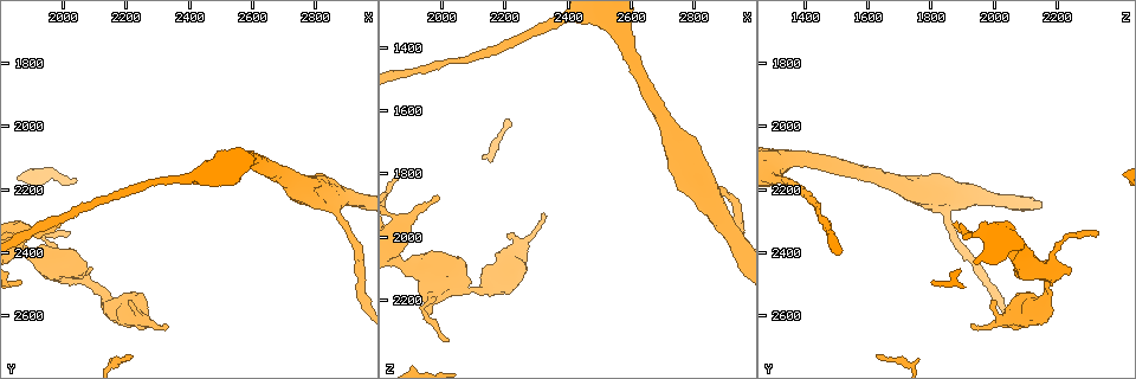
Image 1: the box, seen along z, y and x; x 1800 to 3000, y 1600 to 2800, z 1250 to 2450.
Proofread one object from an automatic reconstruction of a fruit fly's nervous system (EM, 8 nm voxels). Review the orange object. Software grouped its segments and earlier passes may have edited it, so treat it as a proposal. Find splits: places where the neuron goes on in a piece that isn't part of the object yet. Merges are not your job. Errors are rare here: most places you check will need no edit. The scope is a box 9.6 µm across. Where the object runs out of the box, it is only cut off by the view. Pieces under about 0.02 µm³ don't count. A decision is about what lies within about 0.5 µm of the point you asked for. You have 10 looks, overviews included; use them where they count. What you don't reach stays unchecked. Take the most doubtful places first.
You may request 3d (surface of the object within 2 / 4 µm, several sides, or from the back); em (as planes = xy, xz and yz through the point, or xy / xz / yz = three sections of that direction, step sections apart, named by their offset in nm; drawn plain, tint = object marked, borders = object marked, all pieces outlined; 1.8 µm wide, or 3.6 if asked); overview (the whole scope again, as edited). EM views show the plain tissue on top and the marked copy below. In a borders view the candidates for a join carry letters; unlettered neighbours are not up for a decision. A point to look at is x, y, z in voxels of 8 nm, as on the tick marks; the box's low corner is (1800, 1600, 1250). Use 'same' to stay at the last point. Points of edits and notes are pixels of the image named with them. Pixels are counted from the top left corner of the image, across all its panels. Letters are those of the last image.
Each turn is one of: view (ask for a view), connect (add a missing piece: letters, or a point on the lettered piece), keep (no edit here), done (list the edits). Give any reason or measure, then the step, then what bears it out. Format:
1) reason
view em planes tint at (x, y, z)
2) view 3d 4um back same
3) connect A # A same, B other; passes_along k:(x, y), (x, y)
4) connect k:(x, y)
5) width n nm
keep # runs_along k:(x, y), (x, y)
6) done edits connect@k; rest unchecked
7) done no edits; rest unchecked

tapers out
view em planes borders at (2310, 2630, 1930)

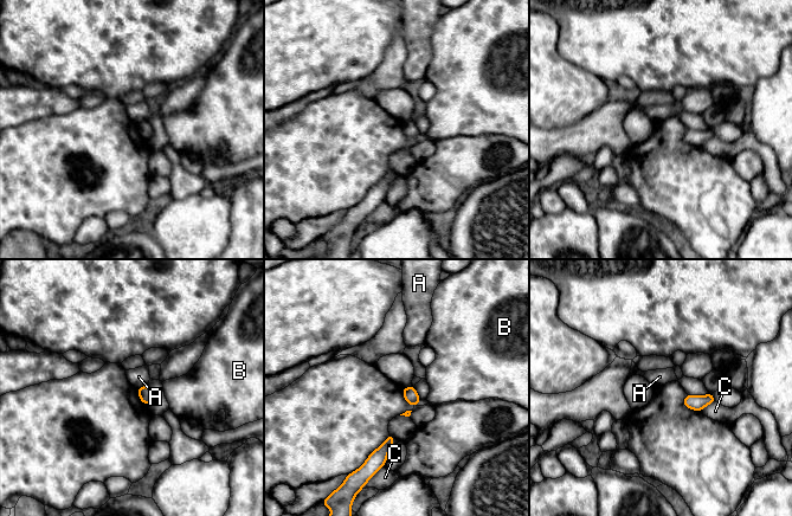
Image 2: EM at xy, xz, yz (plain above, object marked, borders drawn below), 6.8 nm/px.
longest_contact C 130 nm
keep # A other, B other, C other; none of them fits

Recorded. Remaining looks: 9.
branch stops here
view 3d 4um at (1990, 2310, 1860)

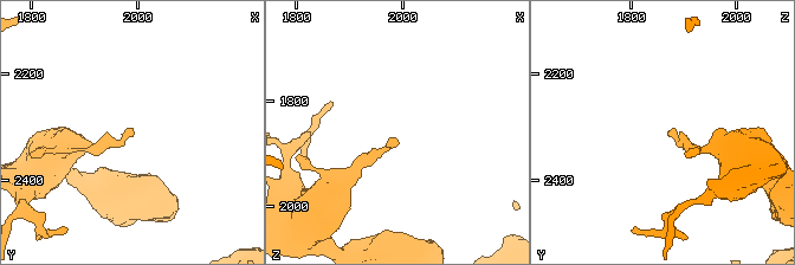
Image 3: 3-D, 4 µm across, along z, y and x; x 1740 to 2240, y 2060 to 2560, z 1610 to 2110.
now the EM
view em planes borders at (1980, 2315, 1875)

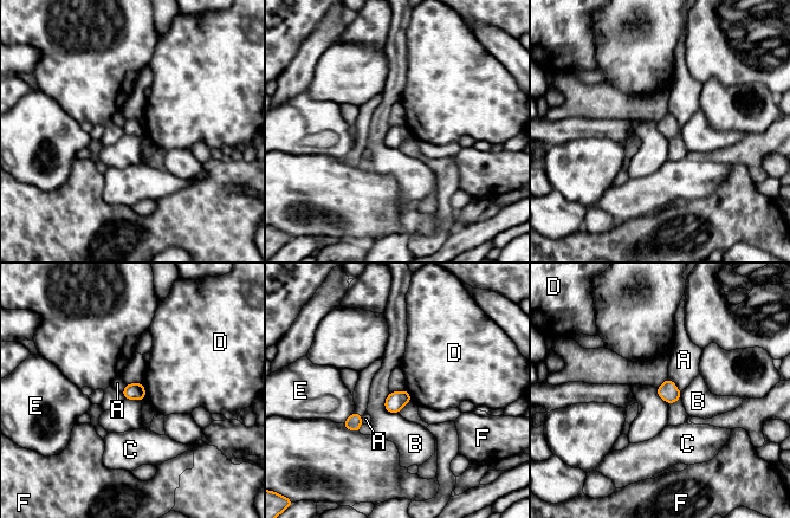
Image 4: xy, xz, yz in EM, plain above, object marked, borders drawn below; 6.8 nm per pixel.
width 110 nm
keep # A other, B other, C other, D other, E other, F other; border 4:(389, 392), (384, 408), (397, 414); no lettered piece goes on from it

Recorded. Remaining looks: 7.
thick turns thin
view 3d 4um at (2750, 2190, 1720)

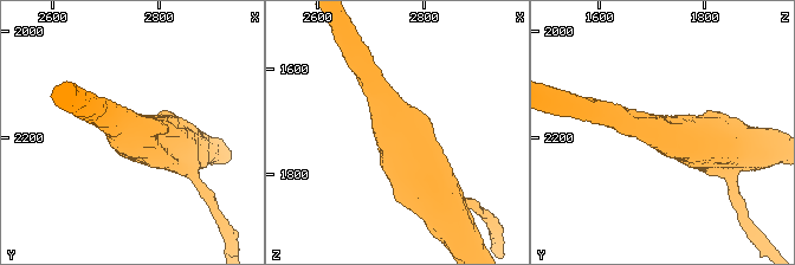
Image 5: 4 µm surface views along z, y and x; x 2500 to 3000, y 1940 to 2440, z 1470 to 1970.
arm_widths 320, 650 nm
view em 3.6um planes borders at (2745, 2195, 1730)

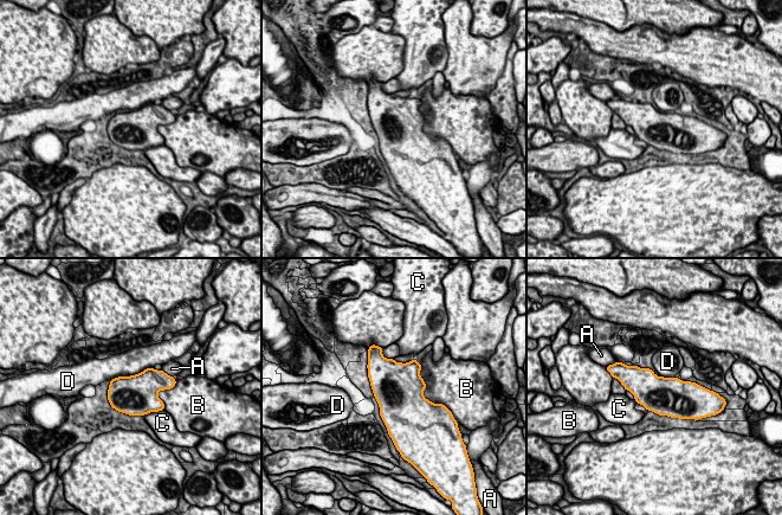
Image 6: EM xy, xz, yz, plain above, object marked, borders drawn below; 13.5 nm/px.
longest_contact B 600 nm
keep # A other, B other, C other, D other; border 6:(152, 367), (130, 375); none of them fits

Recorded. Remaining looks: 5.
view 3d 2um at (2110, 2500, 2160)

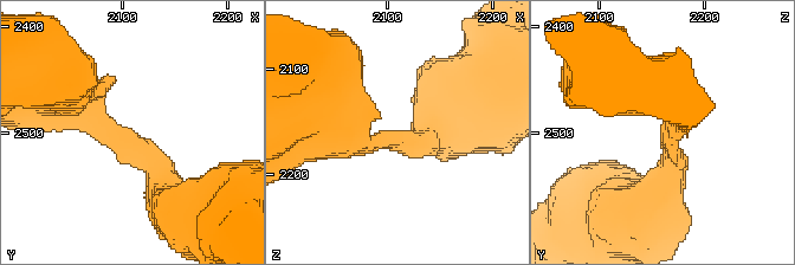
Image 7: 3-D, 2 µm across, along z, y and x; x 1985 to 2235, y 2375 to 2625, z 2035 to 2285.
arm_widths 380, 500 nm; shape alone is not enough
view em planes borders at (2104, 2502, 2166)

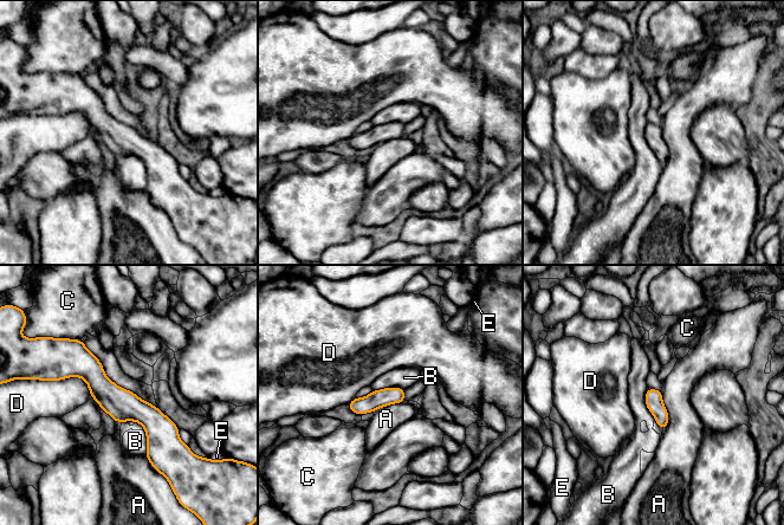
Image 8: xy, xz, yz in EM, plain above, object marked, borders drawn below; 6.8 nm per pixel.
keep # A other, B other, C other, D other, E other; no lettered piece goes on from it

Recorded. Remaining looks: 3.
done no edits; rest unchecked

